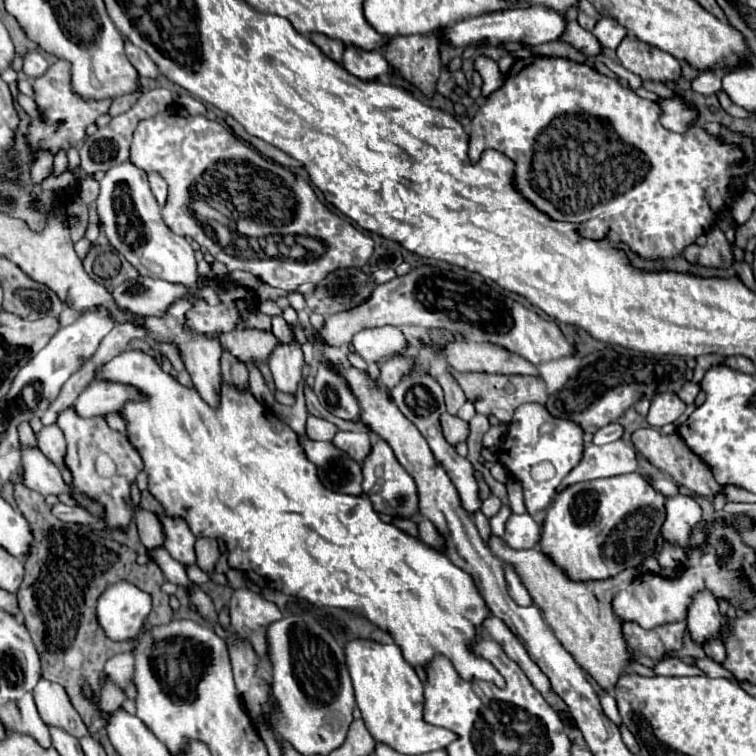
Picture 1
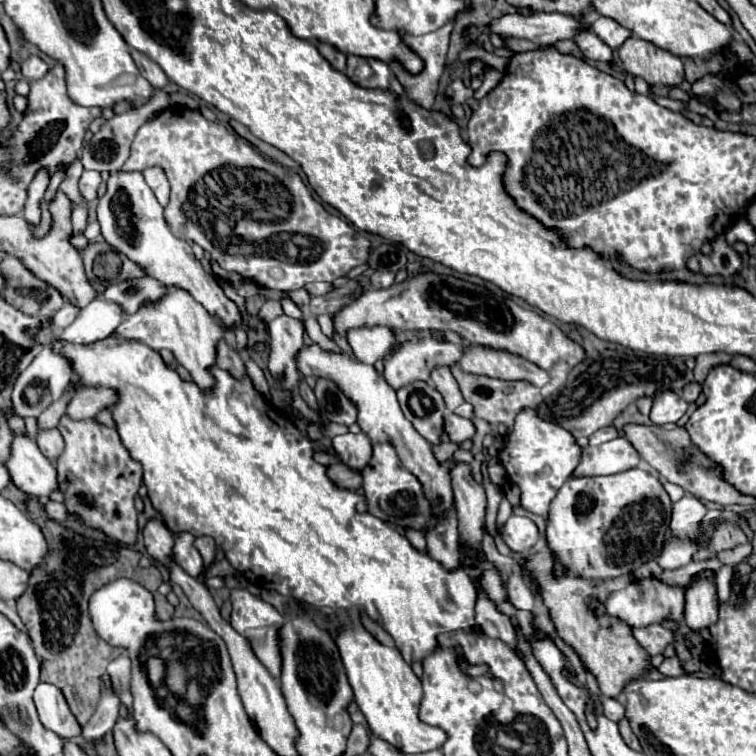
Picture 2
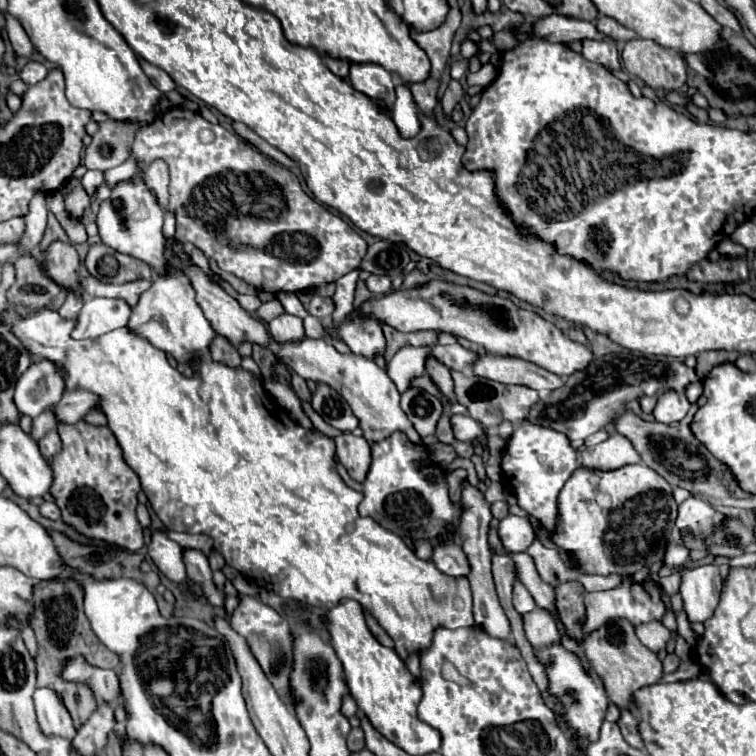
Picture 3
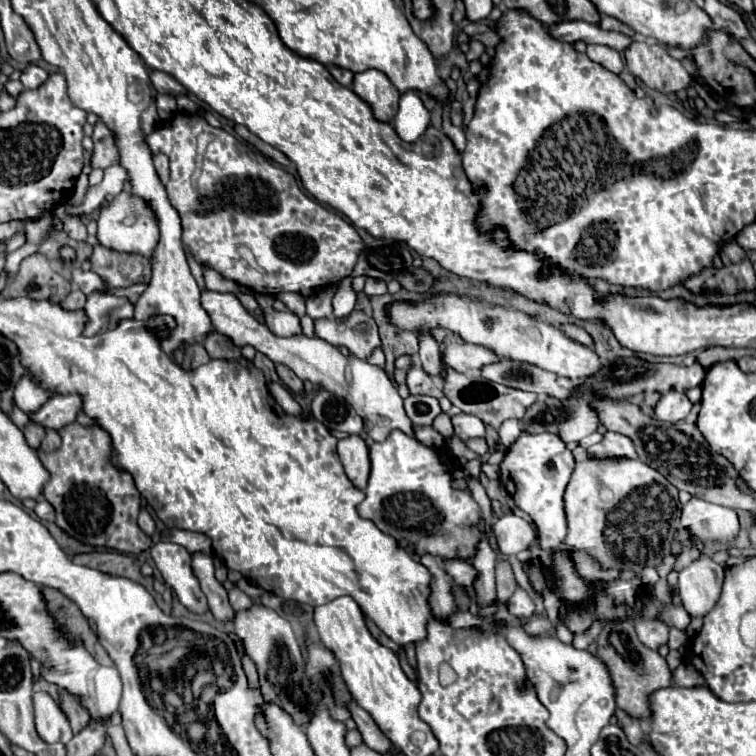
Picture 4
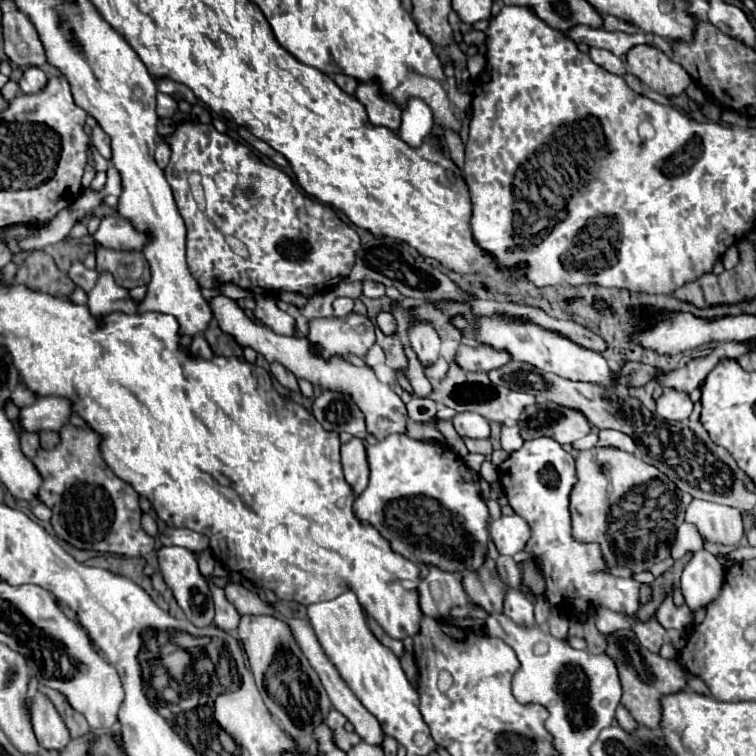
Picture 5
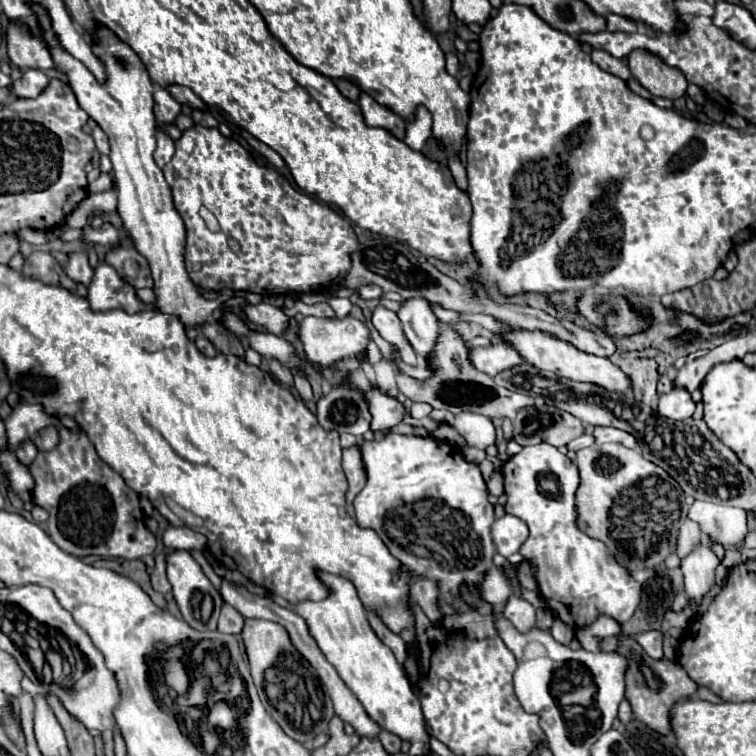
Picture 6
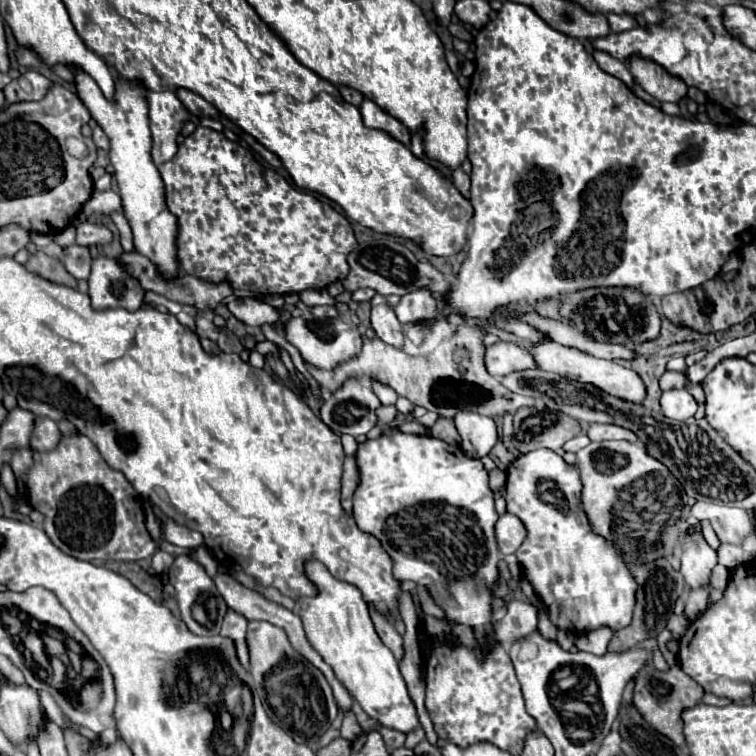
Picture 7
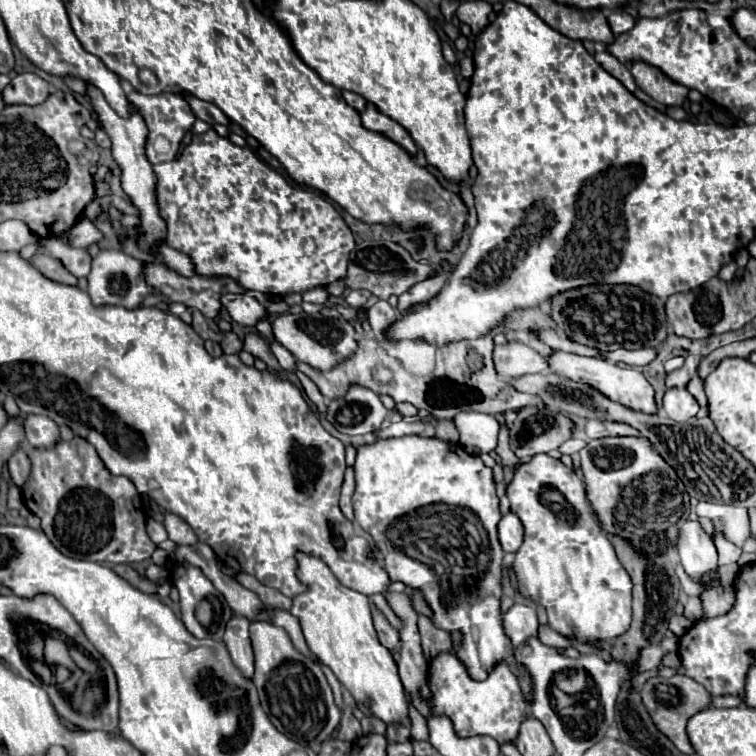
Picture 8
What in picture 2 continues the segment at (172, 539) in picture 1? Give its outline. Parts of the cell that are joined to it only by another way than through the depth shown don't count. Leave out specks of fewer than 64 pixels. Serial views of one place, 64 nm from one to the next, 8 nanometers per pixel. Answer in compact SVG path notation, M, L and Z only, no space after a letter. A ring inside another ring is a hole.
M176 532L174 534L174 560L194 578L204 572L202 556L194 548L194 536L190 532Z

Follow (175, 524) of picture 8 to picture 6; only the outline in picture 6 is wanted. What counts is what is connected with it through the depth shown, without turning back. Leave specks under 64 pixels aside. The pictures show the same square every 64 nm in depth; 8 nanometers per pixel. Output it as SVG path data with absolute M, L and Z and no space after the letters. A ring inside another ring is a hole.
M168 526L166 532L162 534L162 542L166 548L182 548L182 550L204 550L206 548L206 536L180 526Z

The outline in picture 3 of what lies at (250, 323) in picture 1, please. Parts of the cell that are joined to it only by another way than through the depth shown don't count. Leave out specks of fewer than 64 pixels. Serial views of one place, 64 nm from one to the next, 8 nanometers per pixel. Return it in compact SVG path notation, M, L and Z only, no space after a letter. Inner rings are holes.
M170 256L170 260L172 260L170 274L158 276L152 282L152 288L140 296L140 302L132 310L126 328L130 328L130 332L134 332L136 336L146 338L158 350L170 352L180 364L196 366L200 362L210 360L208 346L214 340L216 332L212 324L206 320L202 308L198 306L190 280L180 272L178 258Z

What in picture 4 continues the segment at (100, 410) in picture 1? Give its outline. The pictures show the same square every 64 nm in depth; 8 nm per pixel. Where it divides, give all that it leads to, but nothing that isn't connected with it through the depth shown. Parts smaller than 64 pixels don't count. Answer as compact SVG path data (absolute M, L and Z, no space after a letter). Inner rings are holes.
M52 396L36 414L30 418L44 424L46 428L60 430L66 424L72 424L82 410L82 396Z

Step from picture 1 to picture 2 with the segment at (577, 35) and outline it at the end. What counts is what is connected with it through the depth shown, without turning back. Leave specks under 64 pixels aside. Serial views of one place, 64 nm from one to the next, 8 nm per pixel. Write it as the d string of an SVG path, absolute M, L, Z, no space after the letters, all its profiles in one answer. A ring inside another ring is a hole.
M582 30L578 32L578 36L574 36L574 42L578 44L578 48L582 50L582 54L586 58L592 60L602 60L602 62L610 62L612 60L612 50L610 46L606 46L594 32L590 30Z

